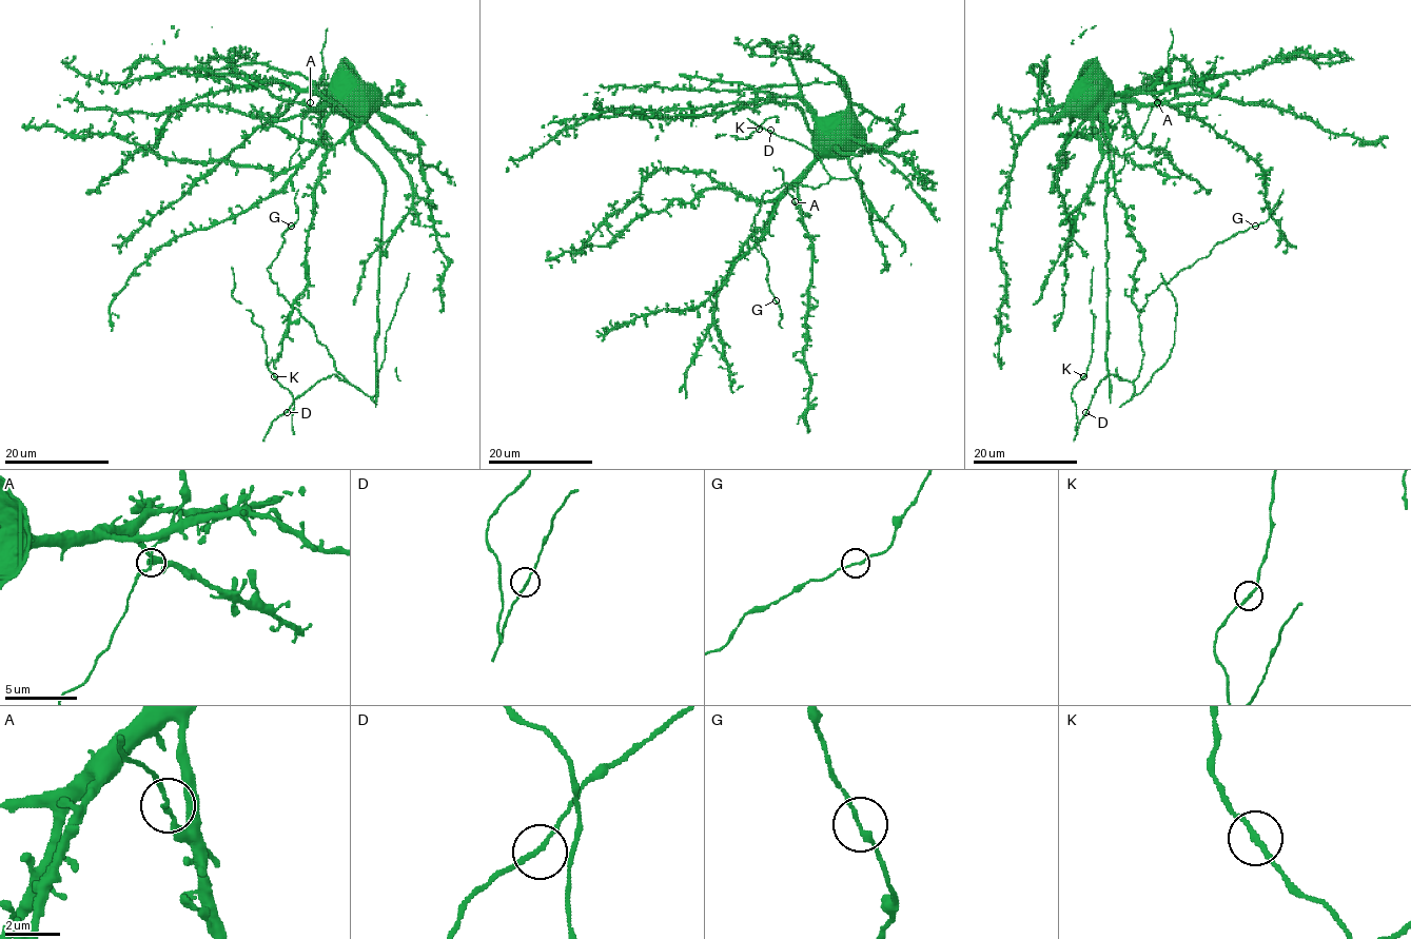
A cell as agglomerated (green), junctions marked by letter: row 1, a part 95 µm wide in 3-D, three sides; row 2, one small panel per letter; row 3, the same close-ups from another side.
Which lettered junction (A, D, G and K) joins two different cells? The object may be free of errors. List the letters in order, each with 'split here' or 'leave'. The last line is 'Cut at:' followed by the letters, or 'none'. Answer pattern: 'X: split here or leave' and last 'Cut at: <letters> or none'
A: leave
D: leave
G: leave
K: leave
Cut at: none

